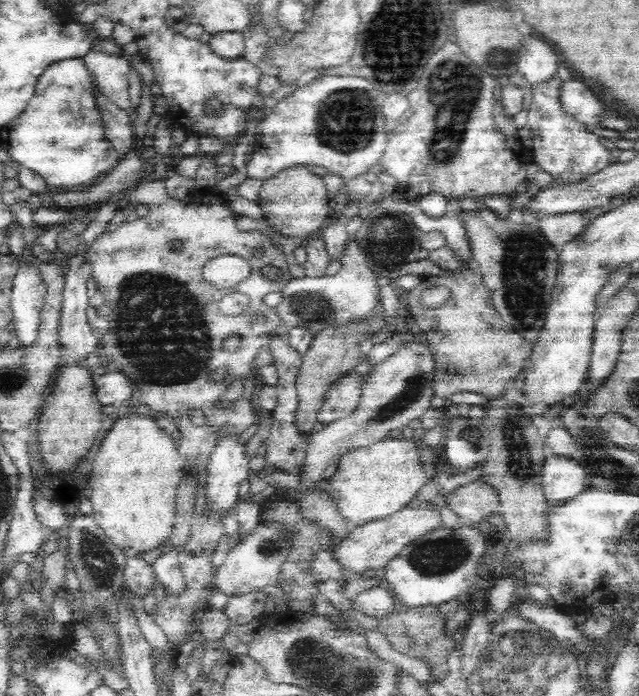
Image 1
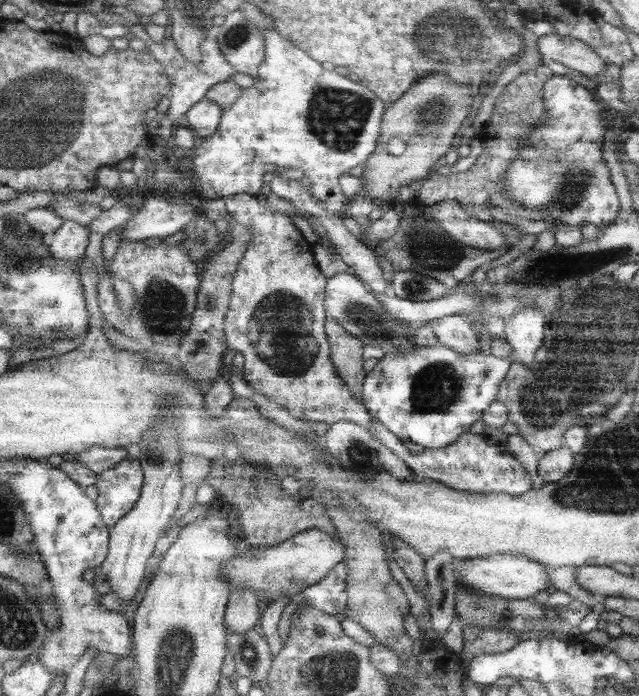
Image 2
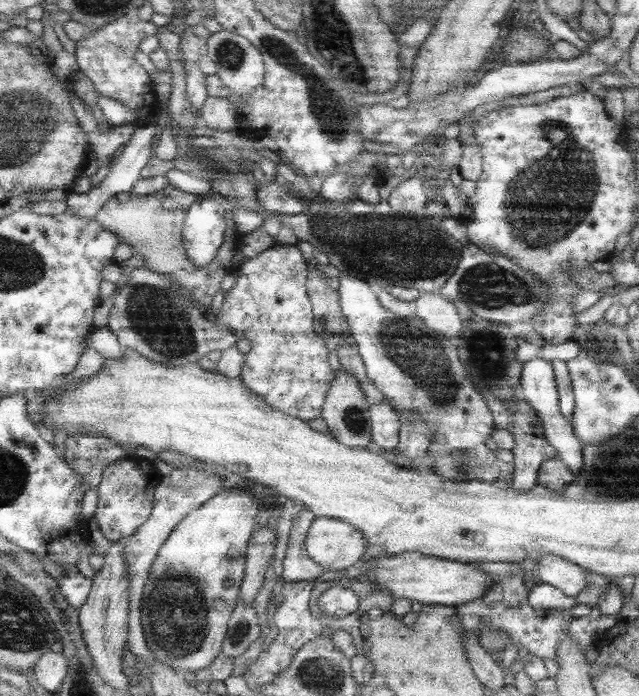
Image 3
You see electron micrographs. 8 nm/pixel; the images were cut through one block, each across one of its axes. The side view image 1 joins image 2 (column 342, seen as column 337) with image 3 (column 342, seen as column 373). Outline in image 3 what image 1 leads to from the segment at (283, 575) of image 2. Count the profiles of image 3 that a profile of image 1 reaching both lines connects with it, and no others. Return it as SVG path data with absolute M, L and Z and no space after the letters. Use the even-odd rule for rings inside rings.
M314 518L303 546L307 558L325 570L355 570L365 551L366 540L353 526L333 518Z

